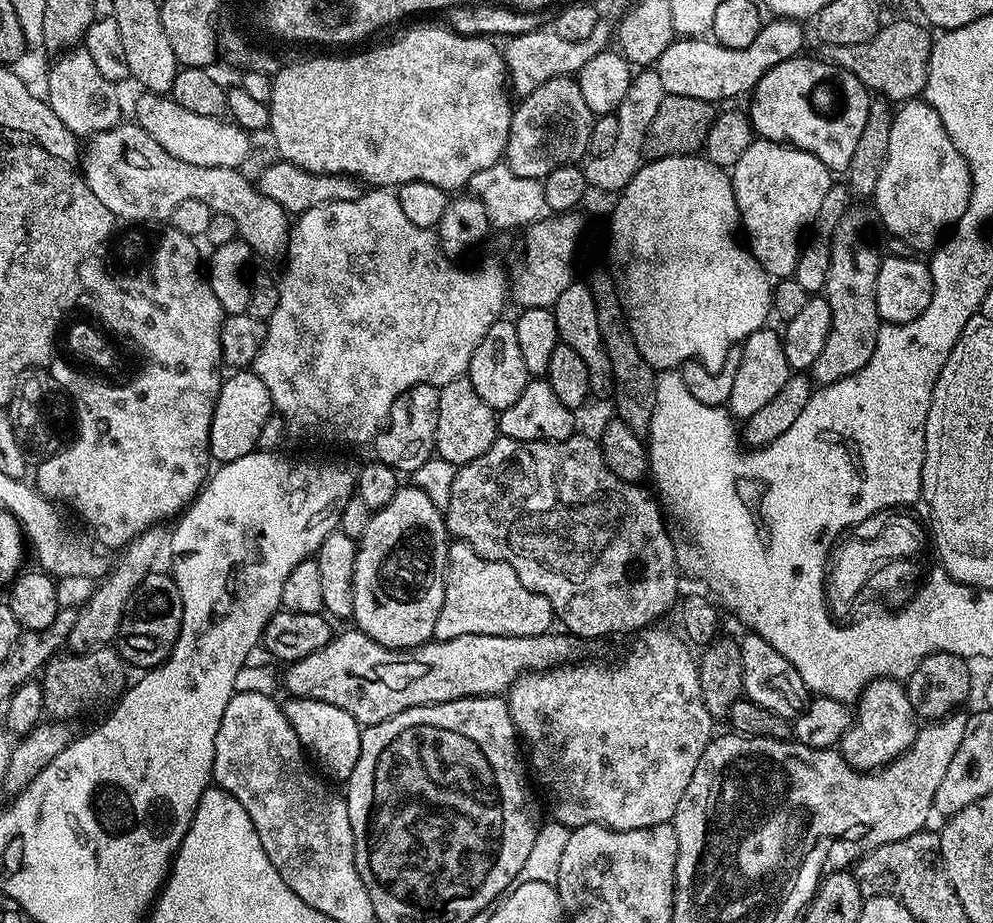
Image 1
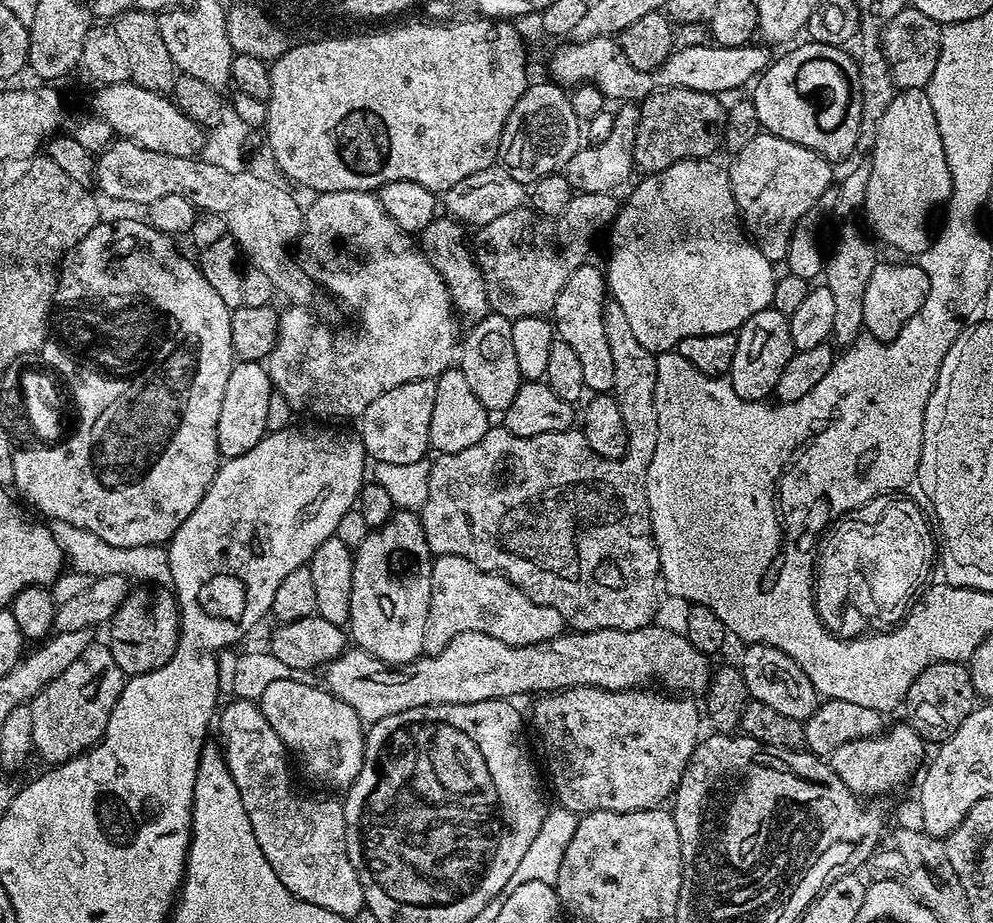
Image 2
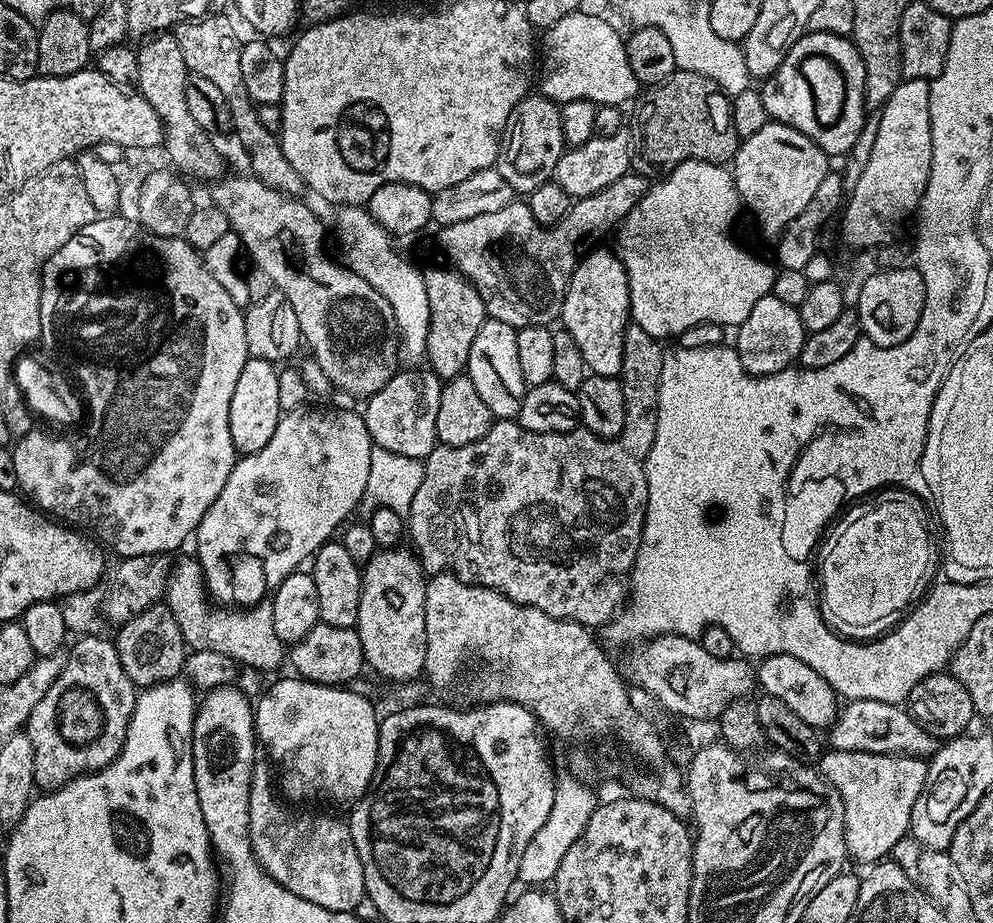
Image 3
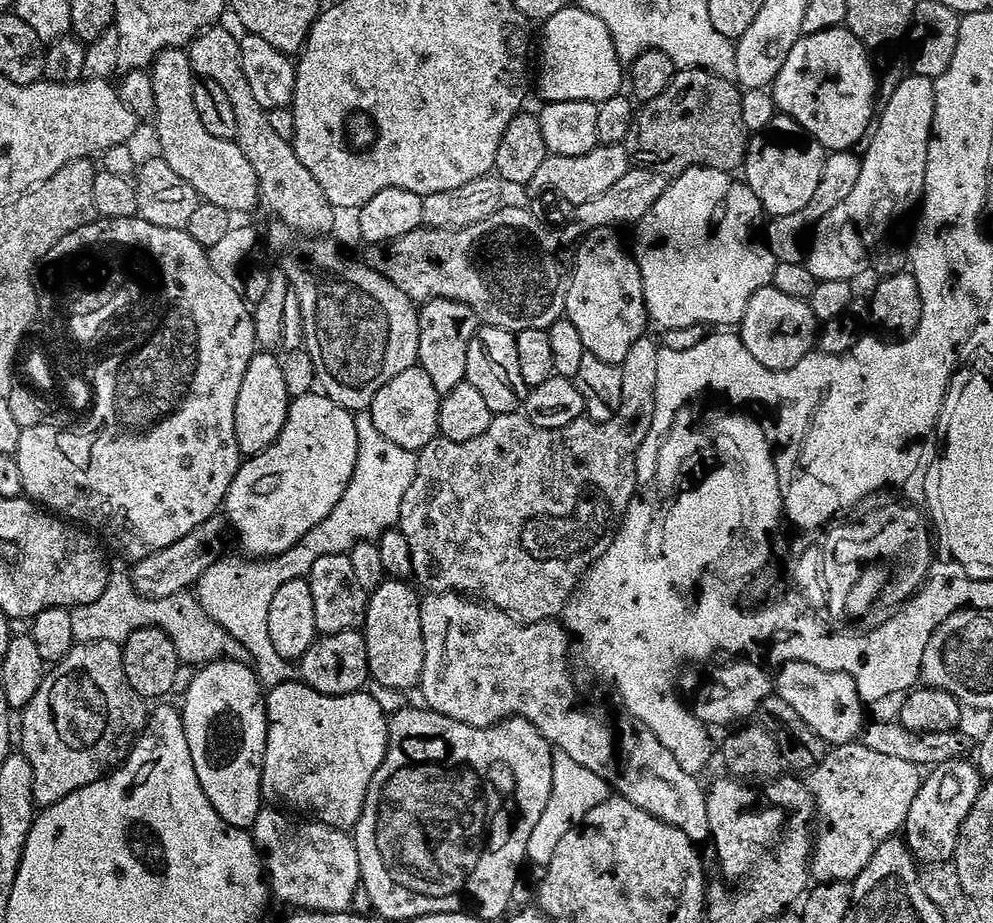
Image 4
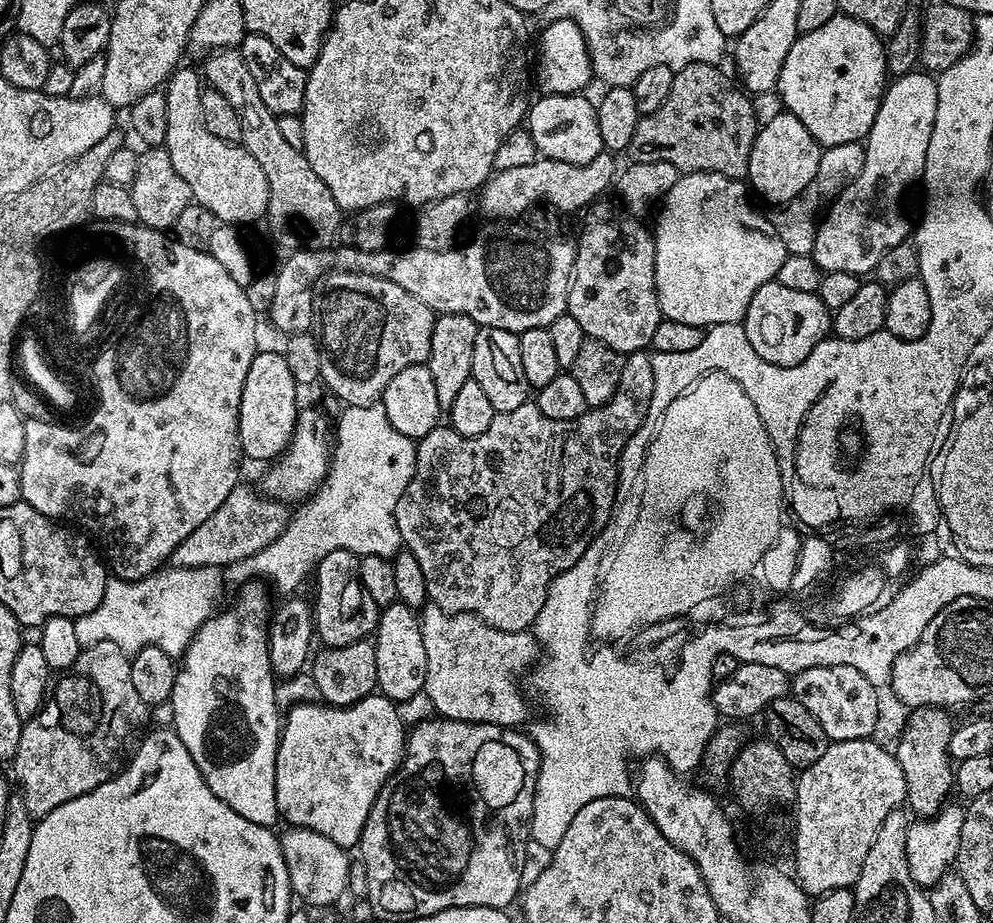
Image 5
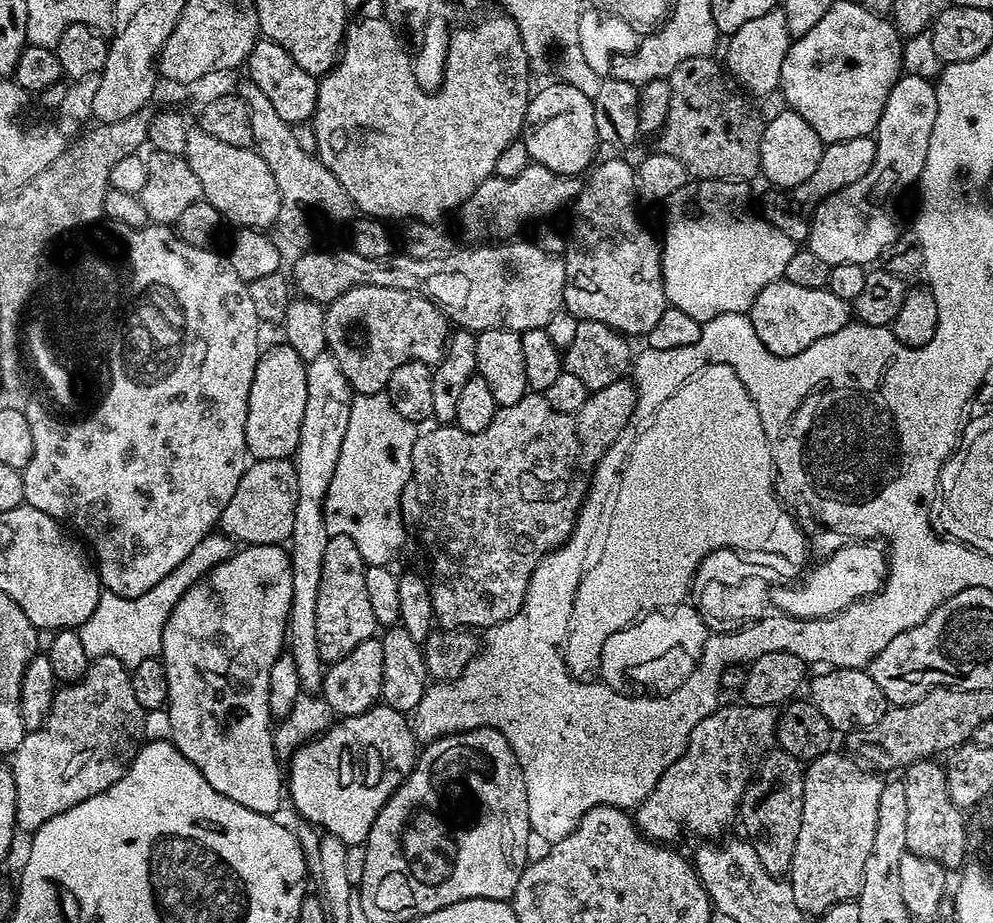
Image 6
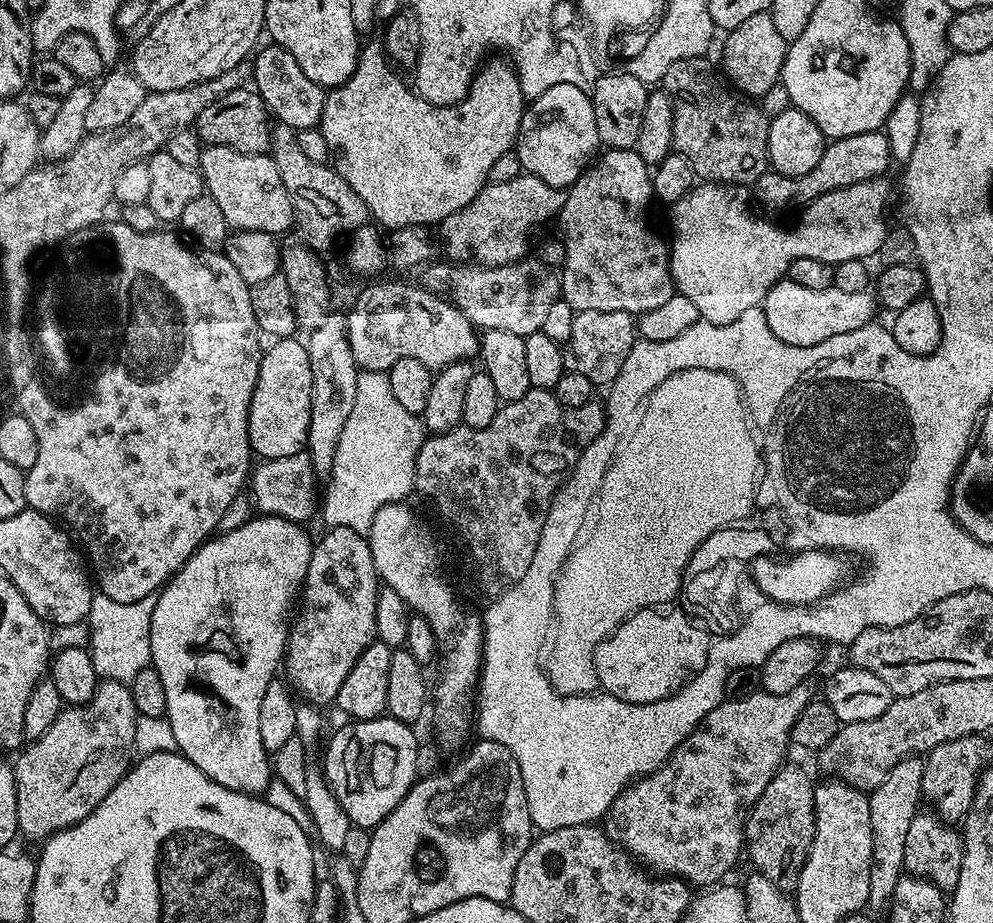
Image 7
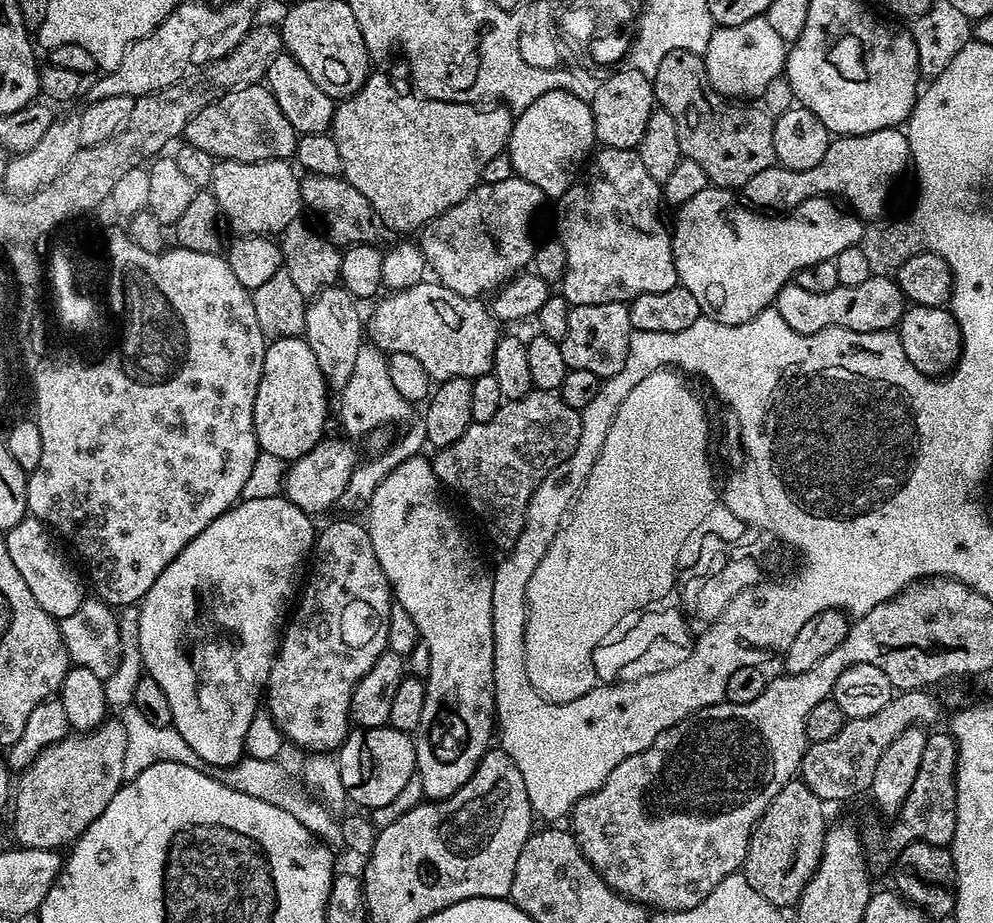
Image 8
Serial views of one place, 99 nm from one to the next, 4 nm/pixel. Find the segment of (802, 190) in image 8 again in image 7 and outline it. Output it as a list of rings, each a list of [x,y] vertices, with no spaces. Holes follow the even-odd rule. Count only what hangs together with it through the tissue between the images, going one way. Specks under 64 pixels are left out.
[[[883,131],[854,134],[850,138],[831,141],[825,147],[822,158],[818,158],[818,166],[814,166],[814,170],[809,170],[807,174],[787,176],[771,170],[763,172],[756,179],[754,196],[757,201],[760,199],[766,207],[776,212],[788,212],[791,208],[799,210],[830,190],[883,177],[888,163],[893,163],[893,160],[892,147]]]

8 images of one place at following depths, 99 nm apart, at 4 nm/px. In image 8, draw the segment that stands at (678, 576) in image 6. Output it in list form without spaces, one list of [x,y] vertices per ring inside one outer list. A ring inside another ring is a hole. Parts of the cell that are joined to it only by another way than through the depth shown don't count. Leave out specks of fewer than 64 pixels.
[[[676,370],[652,372],[646,378],[642,378],[642,382],[638,382],[638,386],[634,386],[634,390],[630,390],[630,394],[620,403],[618,414],[614,414],[612,423],[614,435],[609,434],[606,442],[602,444],[598,462],[594,462],[594,470],[590,470],[590,478],[586,478],[584,489],[576,497],[570,515],[565,519],[556,537],[550,542],[542,562],[538,562],[538,566],[530,578],[528,589],[523,597],[526,601],[526,615],[522,620],[522,655],[526,666],[526,678],[530,678],[530,686],[534,686],[541,701],[571,700],[574,696],[579,696],[581,692],[584,692],[589,684],[592,684],[592,660],[588,660],[588,656],[592,656],[592,644],[596,644],[600,636],[608,631],[610,622],[619,620],[624,612],[636,608],[639,604],[647,603],[648,600],[652,600],[652,597],[660,596],[665,589],[668,589],[677,566],[675,556],[677,548],[680,548],[681,540],[684,540],[684,536],[687,536],[688,532],[696,527],[696,523],[699,523],[701,516],[704,516],[712,504],[714,491],[712,476],[708,476],[708,460],[704,460],[704,443],[710,440],[708,416],[704,413],[699,398],[684,385],[683,378],[685,379]]]

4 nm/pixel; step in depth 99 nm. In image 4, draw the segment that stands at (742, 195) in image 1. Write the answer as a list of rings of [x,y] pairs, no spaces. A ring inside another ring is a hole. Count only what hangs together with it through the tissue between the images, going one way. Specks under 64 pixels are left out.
[[[777,114],[765,132],[755,133],[749,139],[748,153],[745,154],[742,165],[742,179],[750,186],[750,190],[754,190],[761,209],[765,213],[768,212],[769,217],[794,214],[794,210],[802,210],[802,206],[806,206],[807,200],[818,187],[825,155],[826,149],[814,137],[808,135],[802,126],[798,126],[798,122],[794,122],[789,116]]]

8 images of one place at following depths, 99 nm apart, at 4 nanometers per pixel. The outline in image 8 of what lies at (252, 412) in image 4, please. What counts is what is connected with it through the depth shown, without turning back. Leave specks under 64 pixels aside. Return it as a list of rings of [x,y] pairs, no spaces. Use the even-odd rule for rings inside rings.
[[[295,336],[273,340],[265,347],[262,378],[254,398],[254,430],[259,451],[291,462],[302,458],[315,444],[325,439],[330,389],[314,350],[308,341]]]

